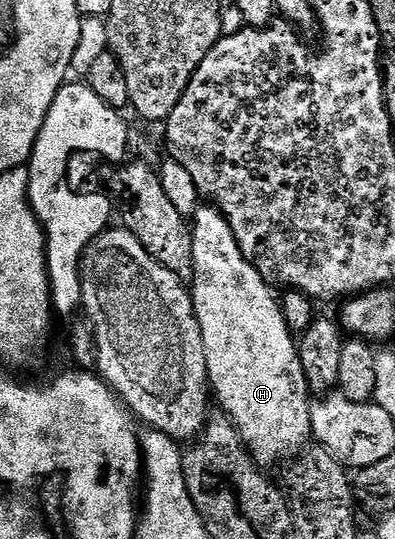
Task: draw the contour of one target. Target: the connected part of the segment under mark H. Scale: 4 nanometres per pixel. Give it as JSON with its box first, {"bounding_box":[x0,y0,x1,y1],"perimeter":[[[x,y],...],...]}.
{"bounding_box":[192,207,311,466],"perimeter":[[[216,207],[199,208],[192,218],[192,255],[194,256],[194,280],[192,296],[194,313],[198,316],[204,339],[206,376],[213,396],[222,404],[221,412],[233,421],[242,442],[259,466],[278,465],[289,462],[307,448],[311,440],[310,407],[306,376],[298,358],[298,346],[292,330],[286,323],[279,298],[273,297],[271,286],[244,259],[232,235],[232,227]]]}

